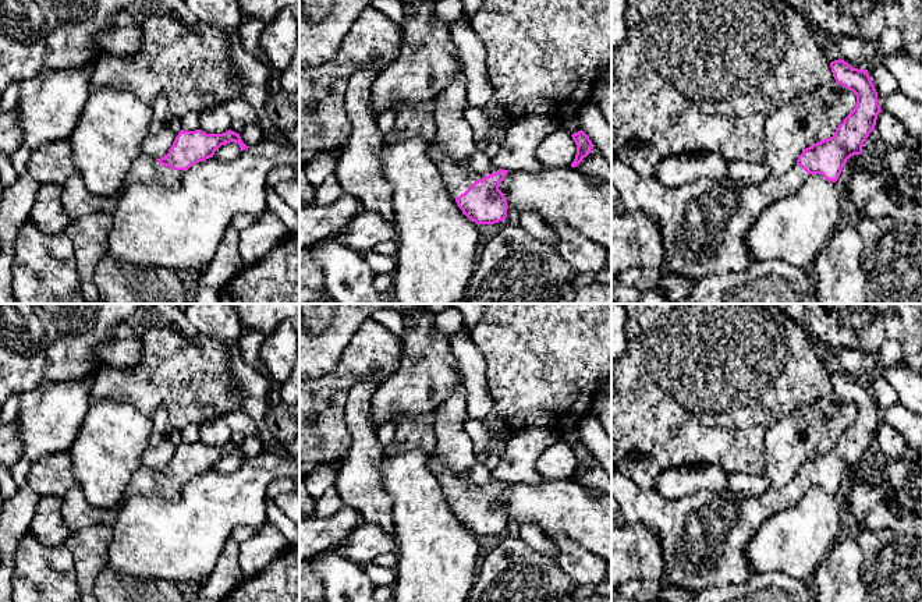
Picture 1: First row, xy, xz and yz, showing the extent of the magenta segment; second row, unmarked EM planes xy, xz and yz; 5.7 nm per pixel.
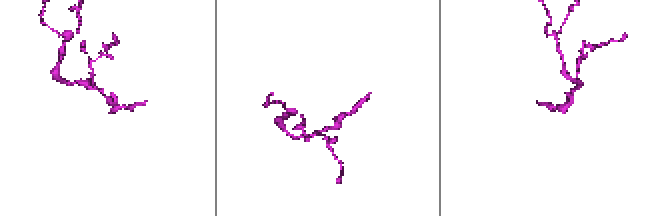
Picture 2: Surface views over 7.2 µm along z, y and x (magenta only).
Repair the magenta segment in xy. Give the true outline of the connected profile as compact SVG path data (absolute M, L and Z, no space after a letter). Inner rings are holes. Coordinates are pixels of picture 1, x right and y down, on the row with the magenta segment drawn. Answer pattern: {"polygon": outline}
{"polygon": "M181 130L164 157L153 159L141 155L132 162L124 180L123 191L134 184L160 185L174 190L180 187L181 176L185 170L213 157L221 145L230 142L238 144L241 150L249 148L242 142L240 134L231 130L223 134Z"}

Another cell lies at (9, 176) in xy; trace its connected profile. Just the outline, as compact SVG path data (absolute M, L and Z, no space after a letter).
M0 153L0 178L4 187L11 187L18 180L19 174L14 170L11 163L11 156L6 153Z

